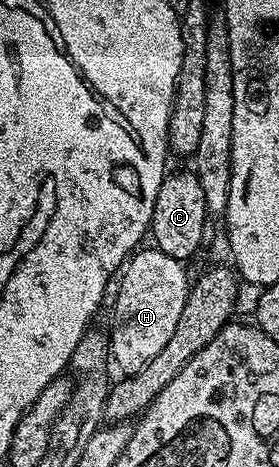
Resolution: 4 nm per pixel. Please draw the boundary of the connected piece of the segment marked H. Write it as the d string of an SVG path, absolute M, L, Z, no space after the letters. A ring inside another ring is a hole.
M140 248L129 257L122 273L119 275L120 291L116 294L116 323L110 330L110 358L125 375L131 376L170 341L174 336L174 327L182 316L182 308L186 308L190 274L184 271L185 263L174 256L166 256L166 252L155 248Z

